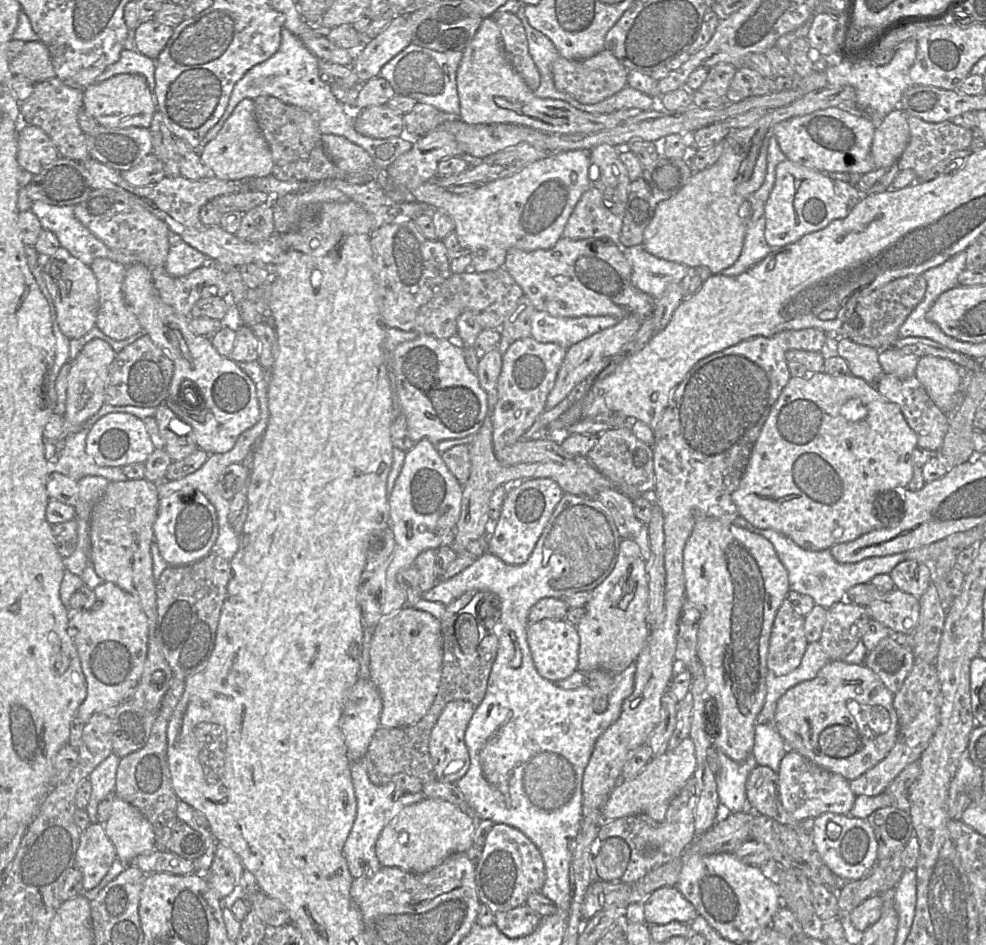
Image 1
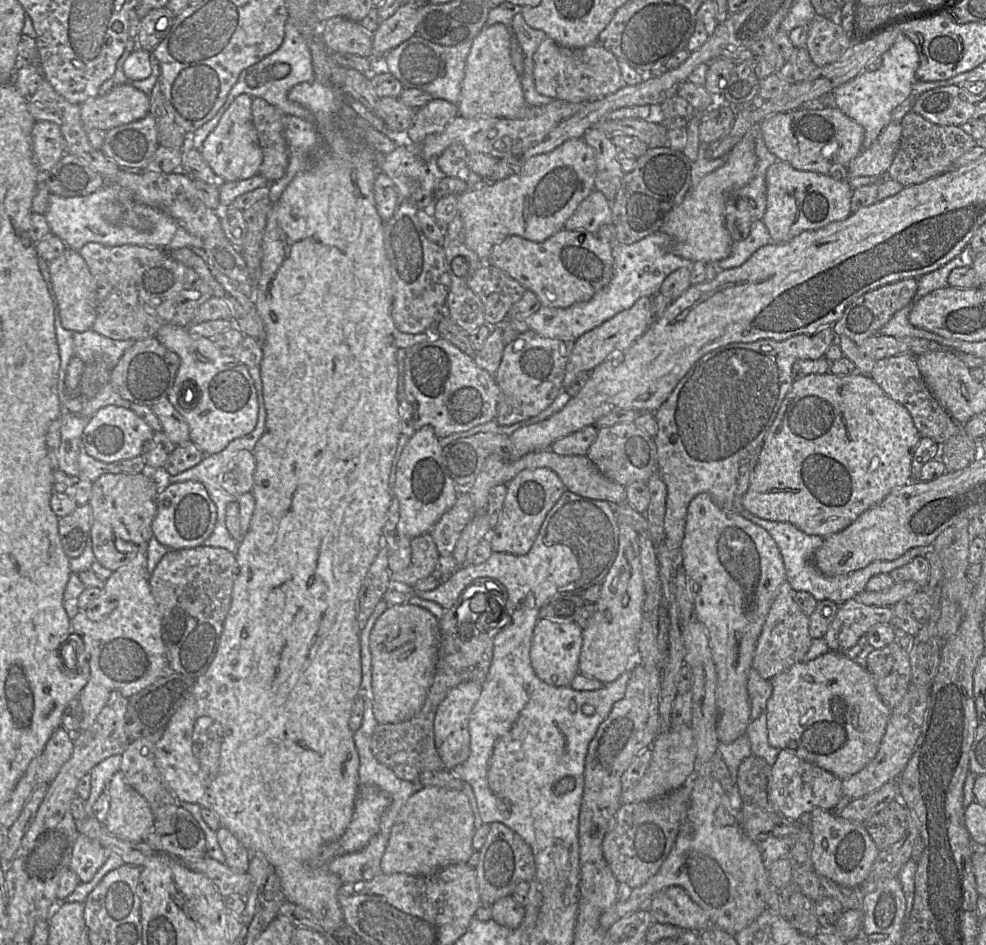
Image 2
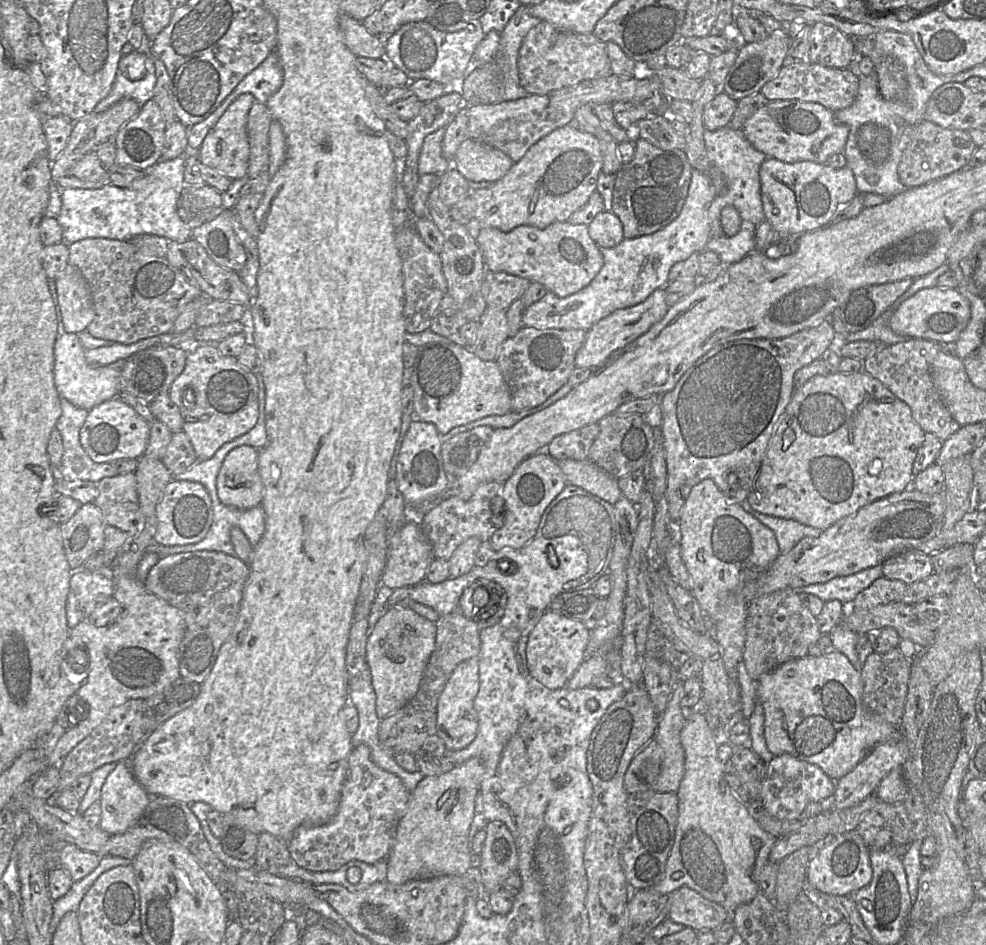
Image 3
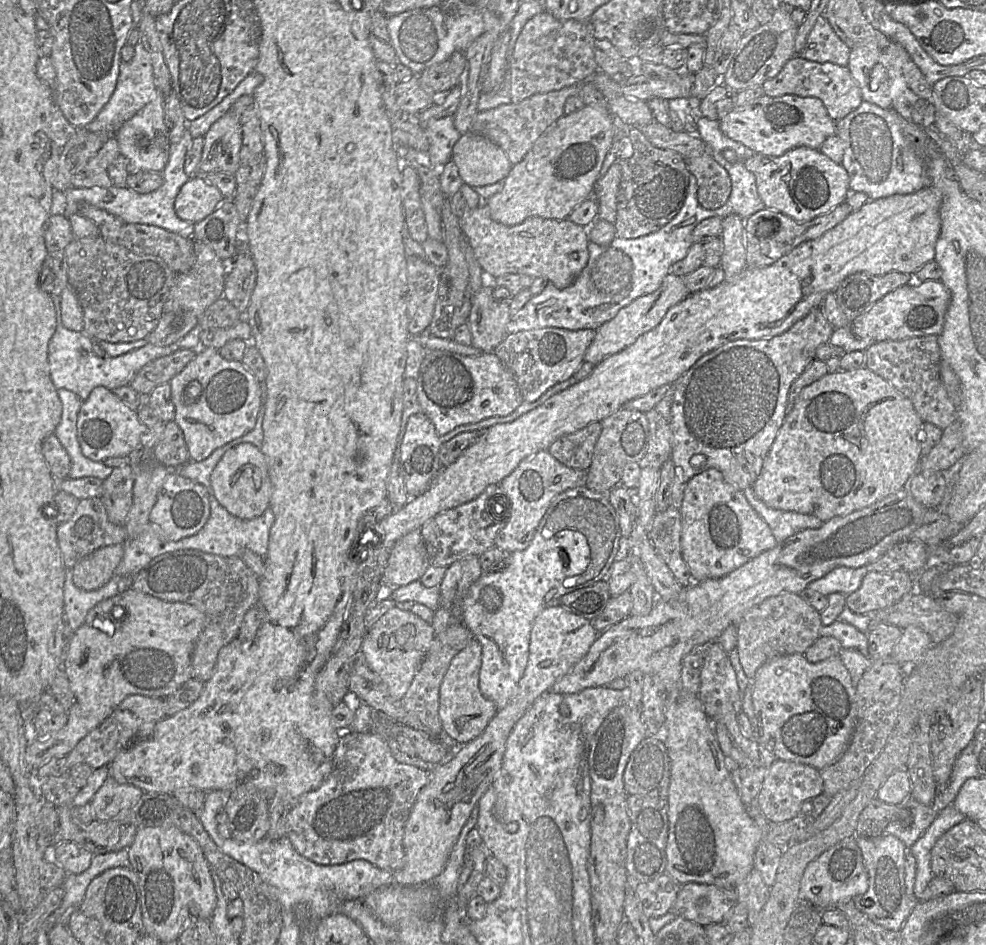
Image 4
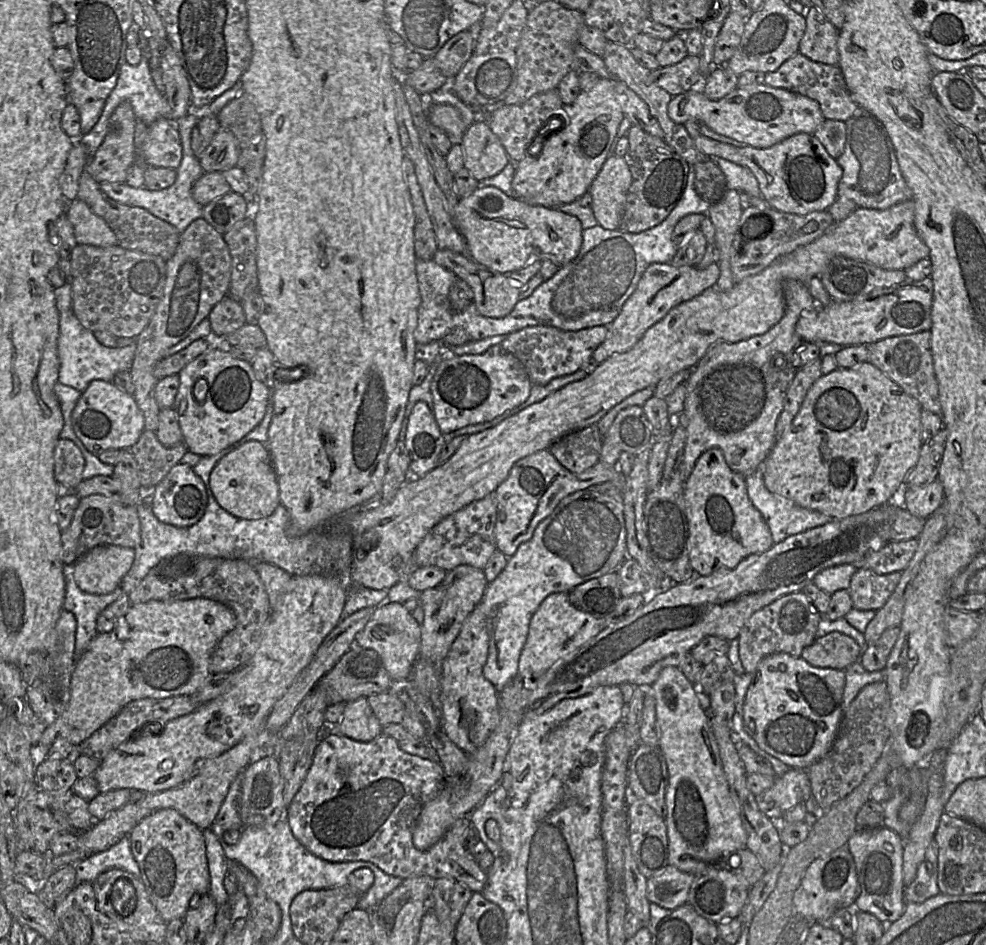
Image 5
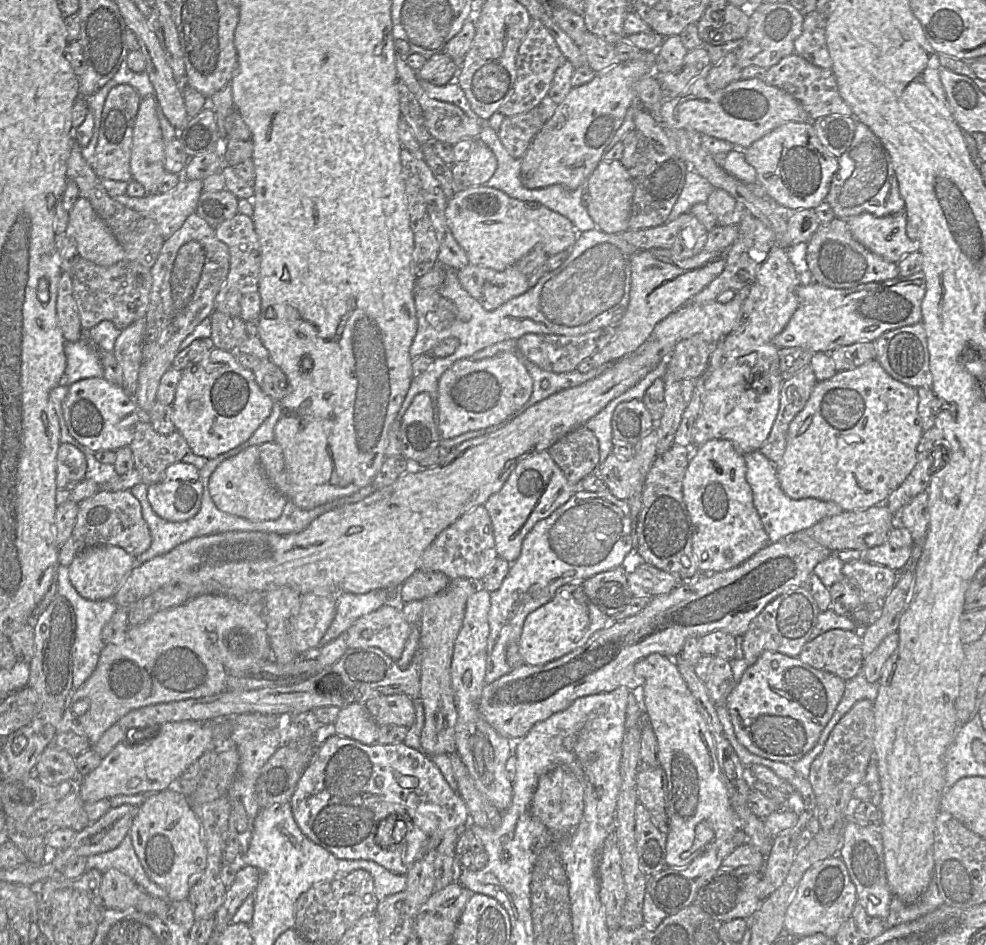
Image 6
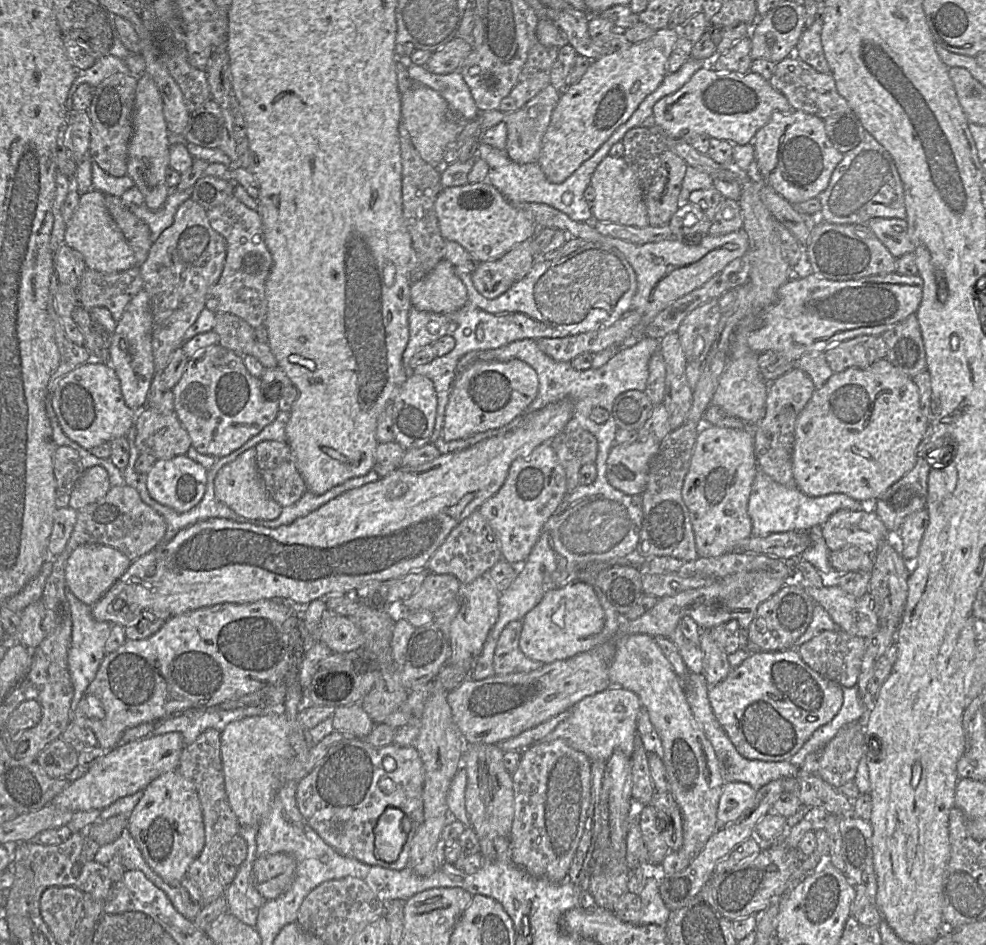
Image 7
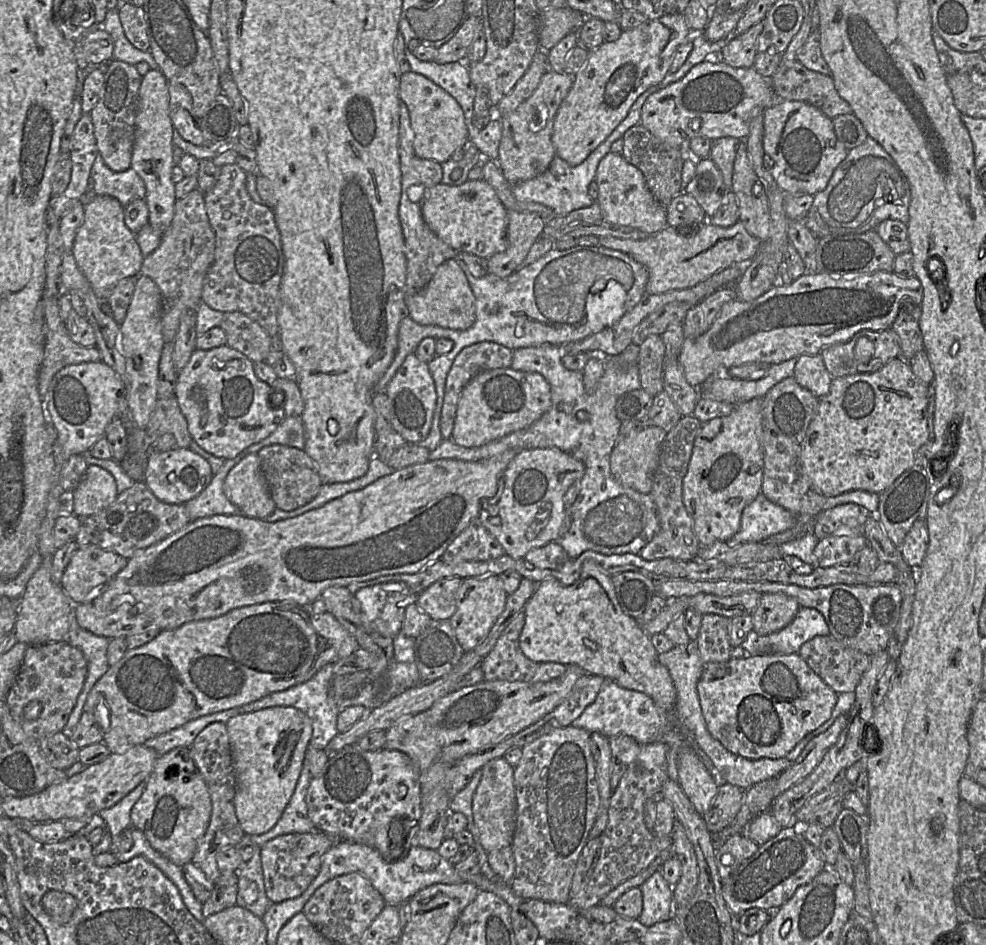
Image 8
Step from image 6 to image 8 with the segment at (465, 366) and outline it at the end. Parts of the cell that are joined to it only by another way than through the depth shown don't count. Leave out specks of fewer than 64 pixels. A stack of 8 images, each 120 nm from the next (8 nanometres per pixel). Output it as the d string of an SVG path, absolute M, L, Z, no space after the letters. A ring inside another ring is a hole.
M512 368L489 370L475 376L462 390L451 440L463 447L480 447L525 429L551 407L551 387L538 373Z

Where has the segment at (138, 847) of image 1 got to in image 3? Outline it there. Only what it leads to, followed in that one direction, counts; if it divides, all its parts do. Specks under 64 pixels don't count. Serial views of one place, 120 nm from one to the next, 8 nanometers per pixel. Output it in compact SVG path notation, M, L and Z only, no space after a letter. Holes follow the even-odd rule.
M119 761L101 788L99 827L110 835L125 832L137 823L150 797L135 779L130 762Z

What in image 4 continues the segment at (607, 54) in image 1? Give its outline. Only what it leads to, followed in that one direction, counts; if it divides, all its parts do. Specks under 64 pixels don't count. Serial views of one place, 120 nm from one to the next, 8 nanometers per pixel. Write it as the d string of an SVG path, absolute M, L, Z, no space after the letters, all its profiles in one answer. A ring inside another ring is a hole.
M545 10L531 17L518 35L509 62L511 101L516 103L537 93L584 84L585 78L599 70L594 56L594 40L587 22L576 19L560 20Z

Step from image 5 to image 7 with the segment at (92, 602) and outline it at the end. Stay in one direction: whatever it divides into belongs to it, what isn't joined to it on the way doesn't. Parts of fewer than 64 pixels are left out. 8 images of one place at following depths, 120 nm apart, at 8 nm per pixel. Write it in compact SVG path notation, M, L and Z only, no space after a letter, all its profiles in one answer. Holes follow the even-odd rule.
M65 586L65 592L72 618L71 643L68 651L68 669L74 687L74 695L70 708L71 717L85 690L96 677L100 664L106 655L105 643L112 629L112 624L96 620L92 615L92 606L80 601L67 586Z

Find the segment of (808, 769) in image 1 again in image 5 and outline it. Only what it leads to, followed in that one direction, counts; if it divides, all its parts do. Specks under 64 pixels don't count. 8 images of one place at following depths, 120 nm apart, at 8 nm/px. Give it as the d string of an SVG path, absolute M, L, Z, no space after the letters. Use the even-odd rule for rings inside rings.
M789 769L776 776L774 784L755 795L759 810L771 820L780 821L787 811L812 797L811 783L806 770Z

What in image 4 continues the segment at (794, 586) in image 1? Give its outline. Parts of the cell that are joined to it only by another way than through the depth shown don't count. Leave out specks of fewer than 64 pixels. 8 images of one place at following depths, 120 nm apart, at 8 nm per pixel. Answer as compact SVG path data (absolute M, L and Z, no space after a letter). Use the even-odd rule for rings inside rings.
M752 486L744 489L743 494L750 506L768 524L778 544L802 530L817 529L824 523L813 515L783 511L767 506L755 495ZM845 566L837 567L825 576L811 582L807 588L828 596L831 593L841 593L845 596L856 591L868 573L866 566L850 568Z

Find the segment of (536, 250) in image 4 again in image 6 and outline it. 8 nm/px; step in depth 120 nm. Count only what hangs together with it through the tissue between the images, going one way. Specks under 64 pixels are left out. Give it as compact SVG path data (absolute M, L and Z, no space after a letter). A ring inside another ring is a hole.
M485 185L468 186L456 191L448 199L445 216L451 232L464 249L470 264L503 271L515 265L527 255L535 245L541 245L548 256L564 250L571 250L576 242L578 233L572 222L561 214L536 202L525 202L508 196L503 191Z

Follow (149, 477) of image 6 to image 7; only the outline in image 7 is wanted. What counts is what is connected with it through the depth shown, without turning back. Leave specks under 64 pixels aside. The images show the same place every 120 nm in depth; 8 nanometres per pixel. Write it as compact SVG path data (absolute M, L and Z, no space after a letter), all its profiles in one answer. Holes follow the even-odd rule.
M144 407L137 413L135 429L135 445L139 452L152 455L156 460L187 455L192 446L190 437L175 411L161 413Z

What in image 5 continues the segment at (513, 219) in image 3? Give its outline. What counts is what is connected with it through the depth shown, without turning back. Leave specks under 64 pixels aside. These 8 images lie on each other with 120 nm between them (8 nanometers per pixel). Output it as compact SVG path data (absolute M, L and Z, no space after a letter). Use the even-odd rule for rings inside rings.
M599 78L597 83L589 90L580 91L572 104L563 105L554 110L550 121L559 117L563 123L561 129L550 129L549 125L538 134L543 136L543 146L535 147L534 140L526 150L522 160L516 163L512 188L515 197L530 205L541 205L547 208L556 208L561 204L568 204L585 194L600 171L603 163L609 156L611 144L617 134L619 125L625 117L622 107L615 96L614 87L617 79Z

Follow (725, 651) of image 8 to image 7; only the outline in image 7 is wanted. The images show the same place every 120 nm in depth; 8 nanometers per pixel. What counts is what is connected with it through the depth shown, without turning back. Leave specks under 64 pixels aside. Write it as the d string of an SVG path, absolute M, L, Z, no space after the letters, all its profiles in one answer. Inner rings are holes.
M701 629L699 647L703 652L701 674L710 687L714 686L724 680L732 669L728 655L713 640L711 629Z

